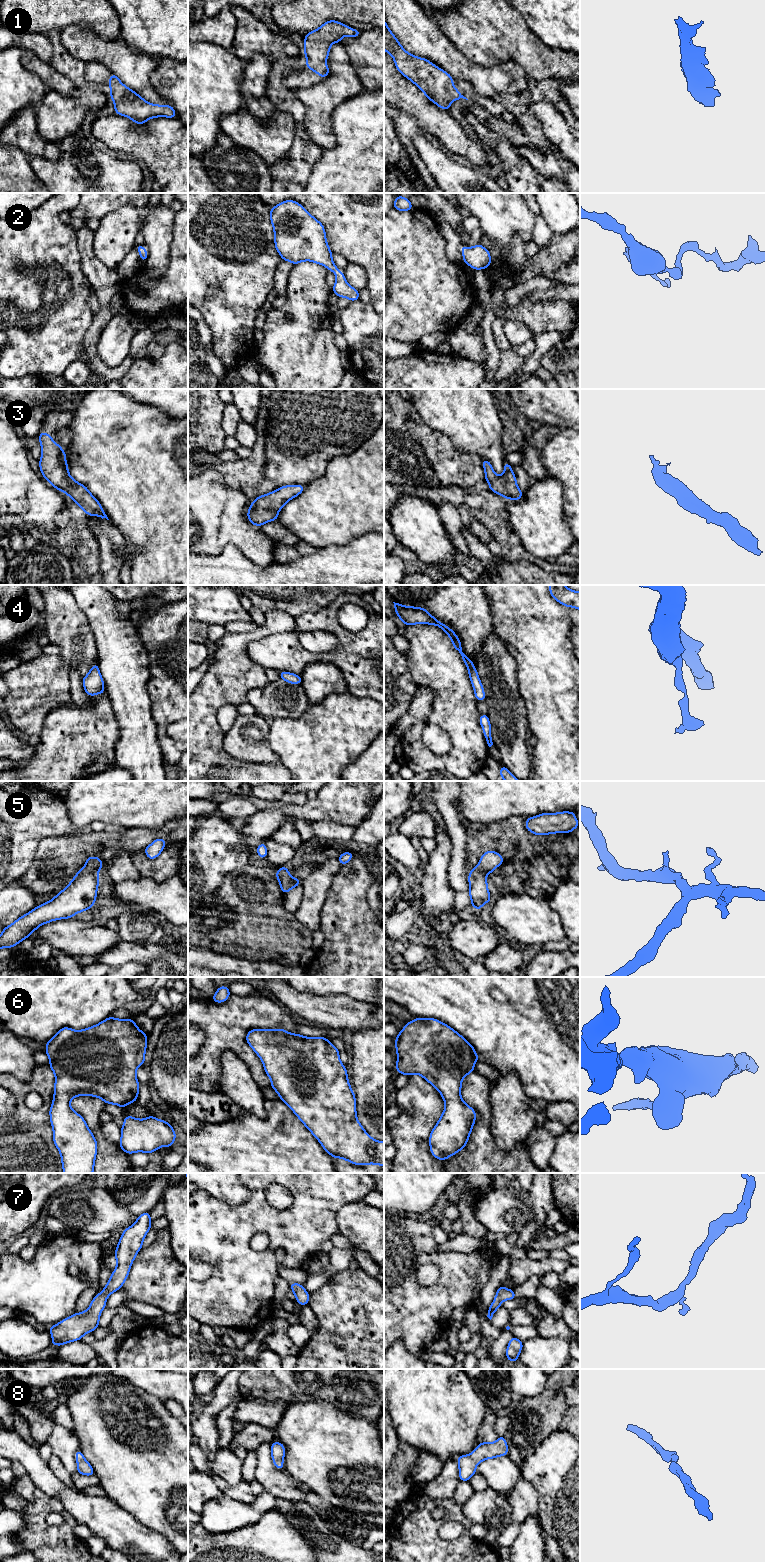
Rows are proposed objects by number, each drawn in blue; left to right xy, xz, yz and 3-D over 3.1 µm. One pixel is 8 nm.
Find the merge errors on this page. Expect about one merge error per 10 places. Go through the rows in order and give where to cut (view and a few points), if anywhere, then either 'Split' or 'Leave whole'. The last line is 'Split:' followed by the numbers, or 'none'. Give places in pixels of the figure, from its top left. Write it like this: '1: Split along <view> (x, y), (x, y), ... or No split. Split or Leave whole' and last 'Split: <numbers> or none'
1: No split. Leave whole
2: No split. Leave whole
3: No split. Leave whole
4: No split. Leave whole
5: No split. Leave whole
6: No split. Leave whole
7: No split. Leave whole
8: No split. Leave whole
Split: none

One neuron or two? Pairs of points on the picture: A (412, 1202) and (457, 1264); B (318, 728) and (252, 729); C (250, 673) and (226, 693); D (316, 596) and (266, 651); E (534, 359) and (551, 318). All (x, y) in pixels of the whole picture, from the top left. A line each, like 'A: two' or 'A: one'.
A: two
B: two
C: one
D: two
E: two

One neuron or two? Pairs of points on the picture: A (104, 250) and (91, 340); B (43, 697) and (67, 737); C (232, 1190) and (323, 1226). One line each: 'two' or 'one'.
A: two
B: two
C: two

